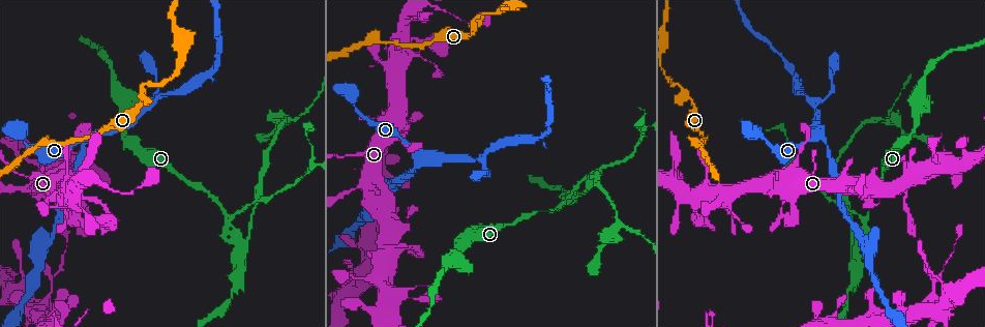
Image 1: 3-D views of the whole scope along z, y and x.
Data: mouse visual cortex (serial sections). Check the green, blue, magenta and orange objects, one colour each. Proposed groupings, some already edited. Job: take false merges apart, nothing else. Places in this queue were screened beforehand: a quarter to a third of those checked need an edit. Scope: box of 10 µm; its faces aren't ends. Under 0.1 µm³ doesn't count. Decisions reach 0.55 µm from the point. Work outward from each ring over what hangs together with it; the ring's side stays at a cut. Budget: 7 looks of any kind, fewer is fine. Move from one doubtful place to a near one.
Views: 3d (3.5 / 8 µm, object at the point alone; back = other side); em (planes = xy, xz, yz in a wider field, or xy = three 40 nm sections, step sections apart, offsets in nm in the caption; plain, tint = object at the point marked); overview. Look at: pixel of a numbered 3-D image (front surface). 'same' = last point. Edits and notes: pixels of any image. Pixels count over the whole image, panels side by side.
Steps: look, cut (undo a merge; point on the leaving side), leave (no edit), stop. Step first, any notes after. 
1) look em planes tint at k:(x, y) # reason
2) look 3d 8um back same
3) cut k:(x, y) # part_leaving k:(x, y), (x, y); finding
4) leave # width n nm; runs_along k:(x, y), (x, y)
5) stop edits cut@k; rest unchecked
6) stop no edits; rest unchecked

look 3d 3.5um at 1:(121, 104) # a fork

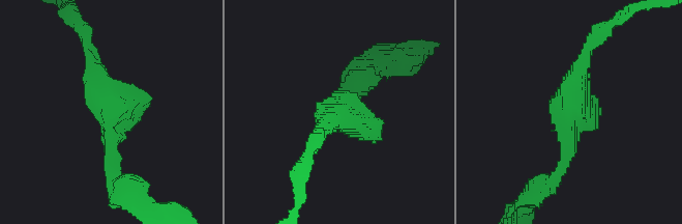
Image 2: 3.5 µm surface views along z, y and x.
look em planes tint at 2:(109, 113) # need the tissue

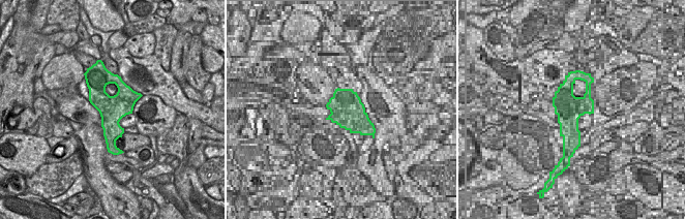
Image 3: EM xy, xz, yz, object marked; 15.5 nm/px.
leave # width 420 nm; runs_along 2:(553, 180), (587, 53); continuous, no second cell

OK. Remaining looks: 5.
look 3d 3.5um back at 1:(903, 185) # sharp bend

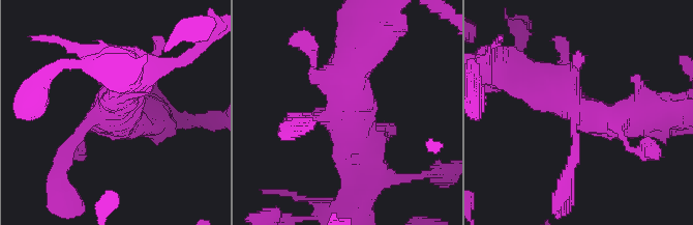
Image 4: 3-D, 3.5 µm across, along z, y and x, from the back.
look em xy step 1 tint at 4:(117, 114)

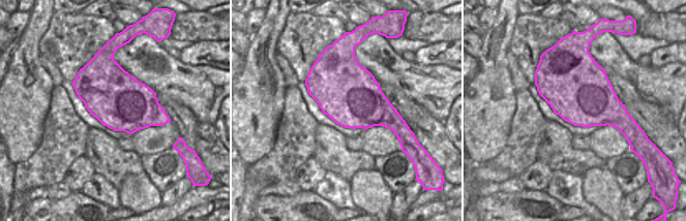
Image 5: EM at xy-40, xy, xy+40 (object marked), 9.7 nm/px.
leave # runs_along 4:(648, 112), (597, 119), (534, 78); continuous, no second cell

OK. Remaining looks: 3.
look em planes tint at 1:(475, 20) # abrupt turn

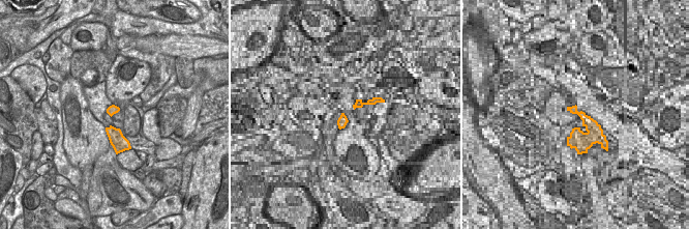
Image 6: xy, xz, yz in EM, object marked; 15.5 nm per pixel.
look 3d 3.5um same

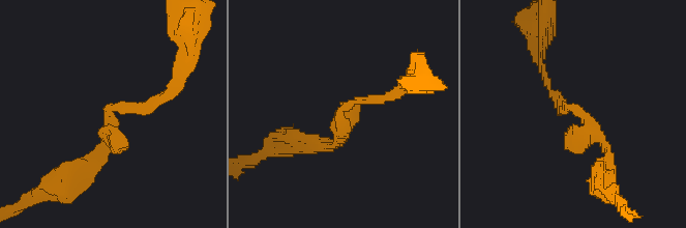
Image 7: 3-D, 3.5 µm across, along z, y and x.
leave # runs_along 7:(87, 164), (113, 107), (167, 94); continuous, no second cell

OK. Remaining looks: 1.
stop no edits; rest unchecked

